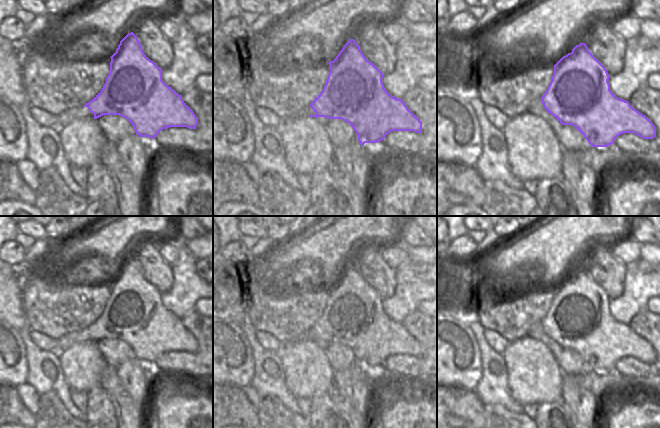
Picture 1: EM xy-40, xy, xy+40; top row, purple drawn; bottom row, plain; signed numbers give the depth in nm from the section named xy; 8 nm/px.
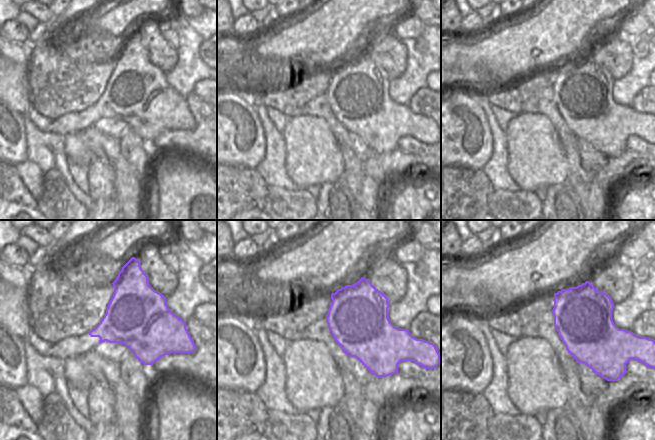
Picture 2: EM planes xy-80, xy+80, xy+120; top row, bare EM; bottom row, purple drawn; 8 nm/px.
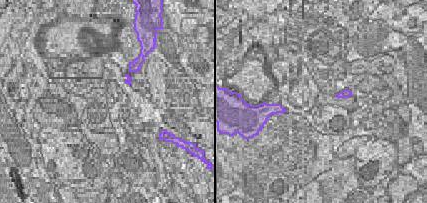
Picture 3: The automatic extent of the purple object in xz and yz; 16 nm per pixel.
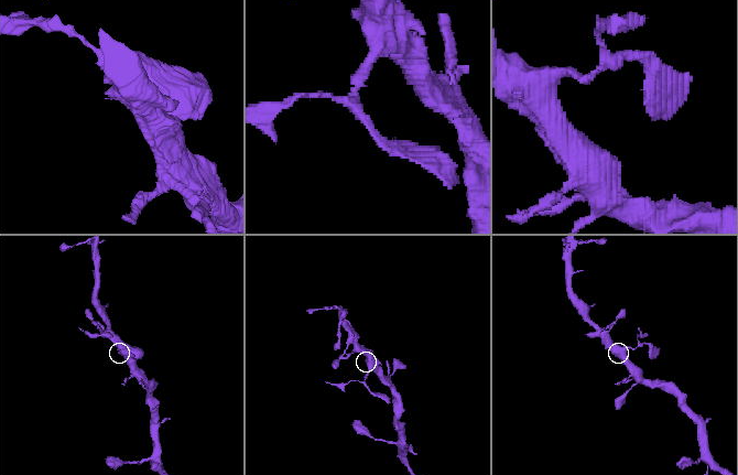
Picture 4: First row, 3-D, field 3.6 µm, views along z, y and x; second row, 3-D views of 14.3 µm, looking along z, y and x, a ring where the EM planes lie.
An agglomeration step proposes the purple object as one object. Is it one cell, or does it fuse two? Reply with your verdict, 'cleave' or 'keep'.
cleave

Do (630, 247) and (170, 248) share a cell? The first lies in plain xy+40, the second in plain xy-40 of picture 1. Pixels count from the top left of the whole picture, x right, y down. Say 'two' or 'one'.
one

